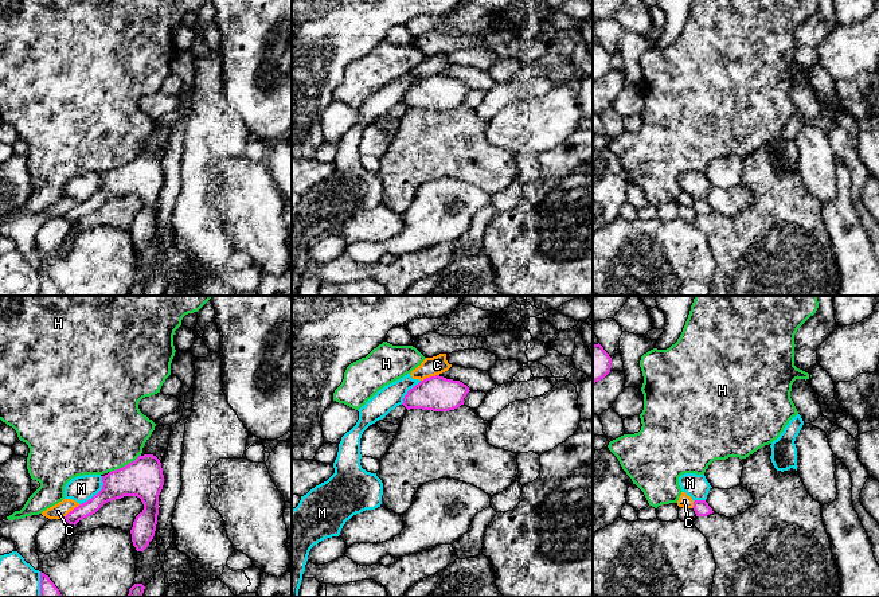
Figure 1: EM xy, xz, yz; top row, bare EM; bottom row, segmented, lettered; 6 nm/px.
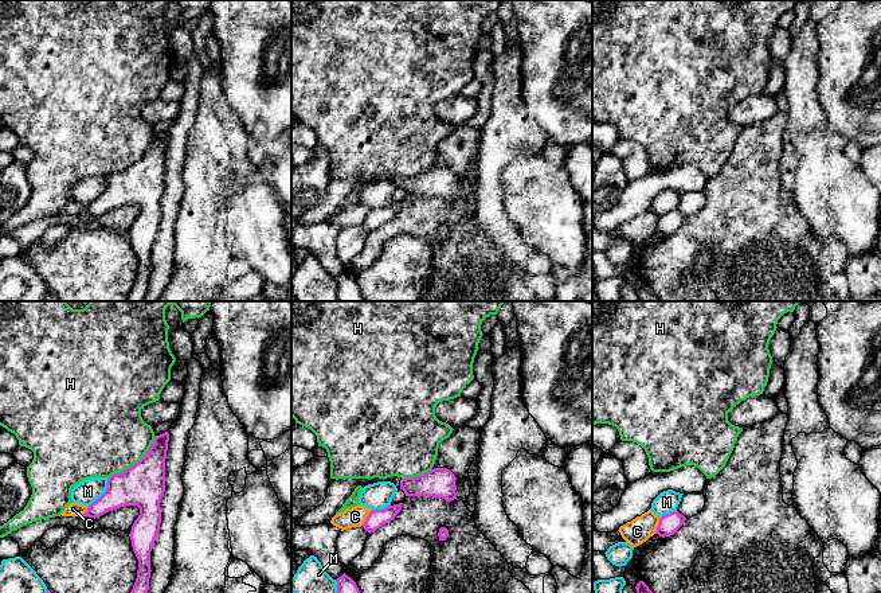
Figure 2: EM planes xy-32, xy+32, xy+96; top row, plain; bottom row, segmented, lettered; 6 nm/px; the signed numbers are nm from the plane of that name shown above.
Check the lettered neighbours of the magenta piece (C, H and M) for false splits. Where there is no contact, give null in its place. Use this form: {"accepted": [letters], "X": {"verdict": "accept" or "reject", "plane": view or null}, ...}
{"accepted": [], "C": {"verdict": "reject", "plane": "xz"}, "H": {"verdict": "reject", "plane": "xy"}, "M": {"verdict": "reject", "plane": "xy"}}

